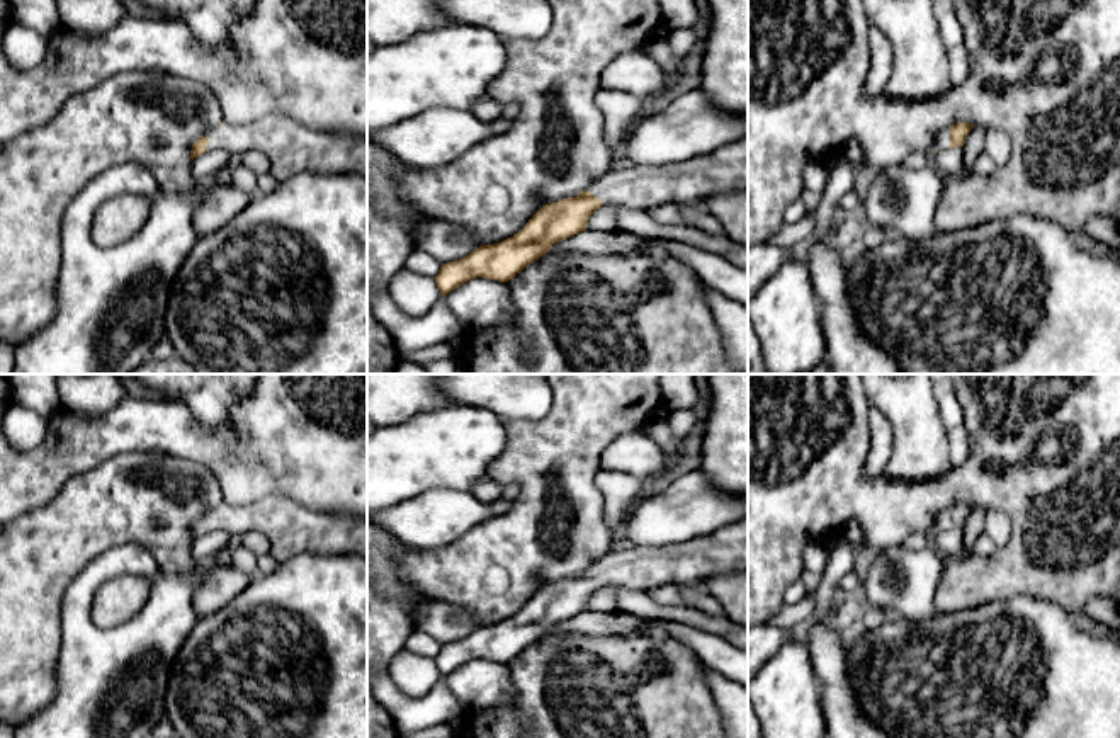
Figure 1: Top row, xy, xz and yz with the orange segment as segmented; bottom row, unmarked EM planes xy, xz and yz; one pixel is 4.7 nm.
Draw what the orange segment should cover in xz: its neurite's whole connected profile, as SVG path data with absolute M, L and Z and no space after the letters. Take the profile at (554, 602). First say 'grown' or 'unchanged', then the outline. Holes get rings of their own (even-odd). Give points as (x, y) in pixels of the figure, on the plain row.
grown; M748 515L709 536L700 536L687 542L610 551L576 578L542 587L512 619L493 626L481 626L461 641L442 644L433 660L442 677L476 658L508 663L546 636L554 624L585 612L590 597L605 585L649 592L665 585L702 587L707 578L729 573L748 573Z

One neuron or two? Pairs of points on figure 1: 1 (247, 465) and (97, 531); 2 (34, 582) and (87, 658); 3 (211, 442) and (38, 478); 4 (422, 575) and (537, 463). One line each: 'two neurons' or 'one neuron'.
1: two neurons
2: two neurons
3: one neuron
4: one neuron

